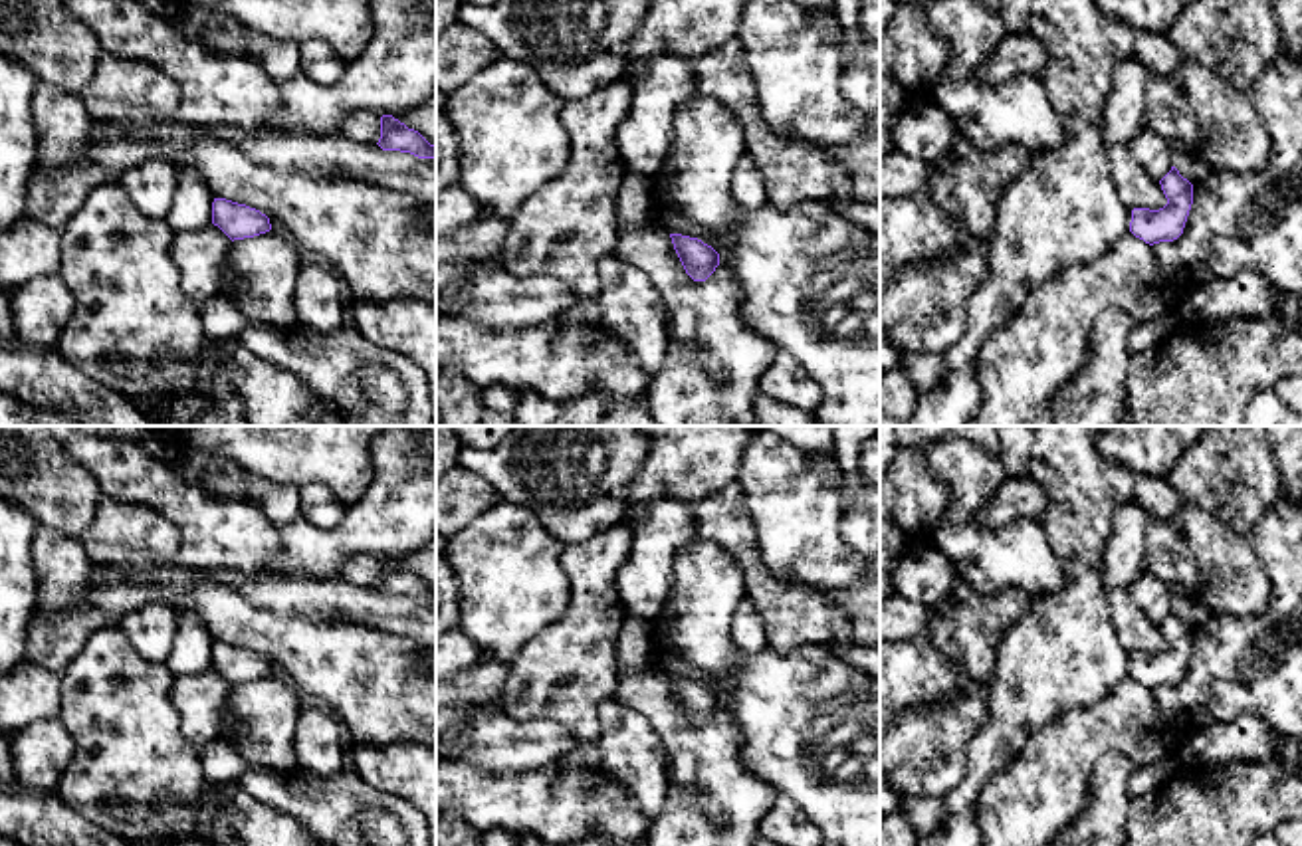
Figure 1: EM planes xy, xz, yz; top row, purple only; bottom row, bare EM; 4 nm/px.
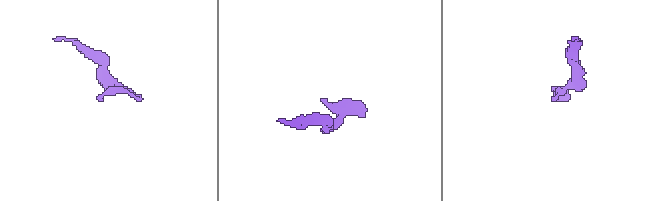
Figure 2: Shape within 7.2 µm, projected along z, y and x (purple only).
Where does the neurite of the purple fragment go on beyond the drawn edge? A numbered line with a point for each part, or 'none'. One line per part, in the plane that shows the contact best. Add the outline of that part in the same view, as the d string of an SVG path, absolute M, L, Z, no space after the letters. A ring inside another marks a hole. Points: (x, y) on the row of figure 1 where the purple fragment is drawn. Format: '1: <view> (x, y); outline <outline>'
none

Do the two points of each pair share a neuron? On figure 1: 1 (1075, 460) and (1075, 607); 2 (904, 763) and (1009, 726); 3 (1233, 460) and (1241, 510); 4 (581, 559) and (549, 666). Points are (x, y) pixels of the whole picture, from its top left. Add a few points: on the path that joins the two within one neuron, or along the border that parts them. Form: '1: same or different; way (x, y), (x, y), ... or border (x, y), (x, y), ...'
1: same; way (1079, 496), (1081, 571)
2: different; border (989, 696), (958, 783)
3: same; way (1233, 472), (1239, 484), (1239, 498)
4: same; way (583, 585), (583, 633), (575, 640)

